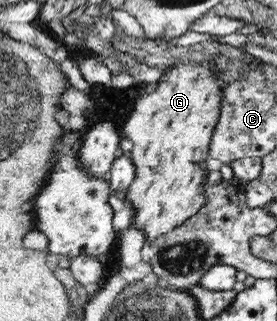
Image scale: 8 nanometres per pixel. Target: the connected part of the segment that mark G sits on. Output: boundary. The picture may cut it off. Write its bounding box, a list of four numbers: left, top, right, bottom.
[123,61,224,243]

